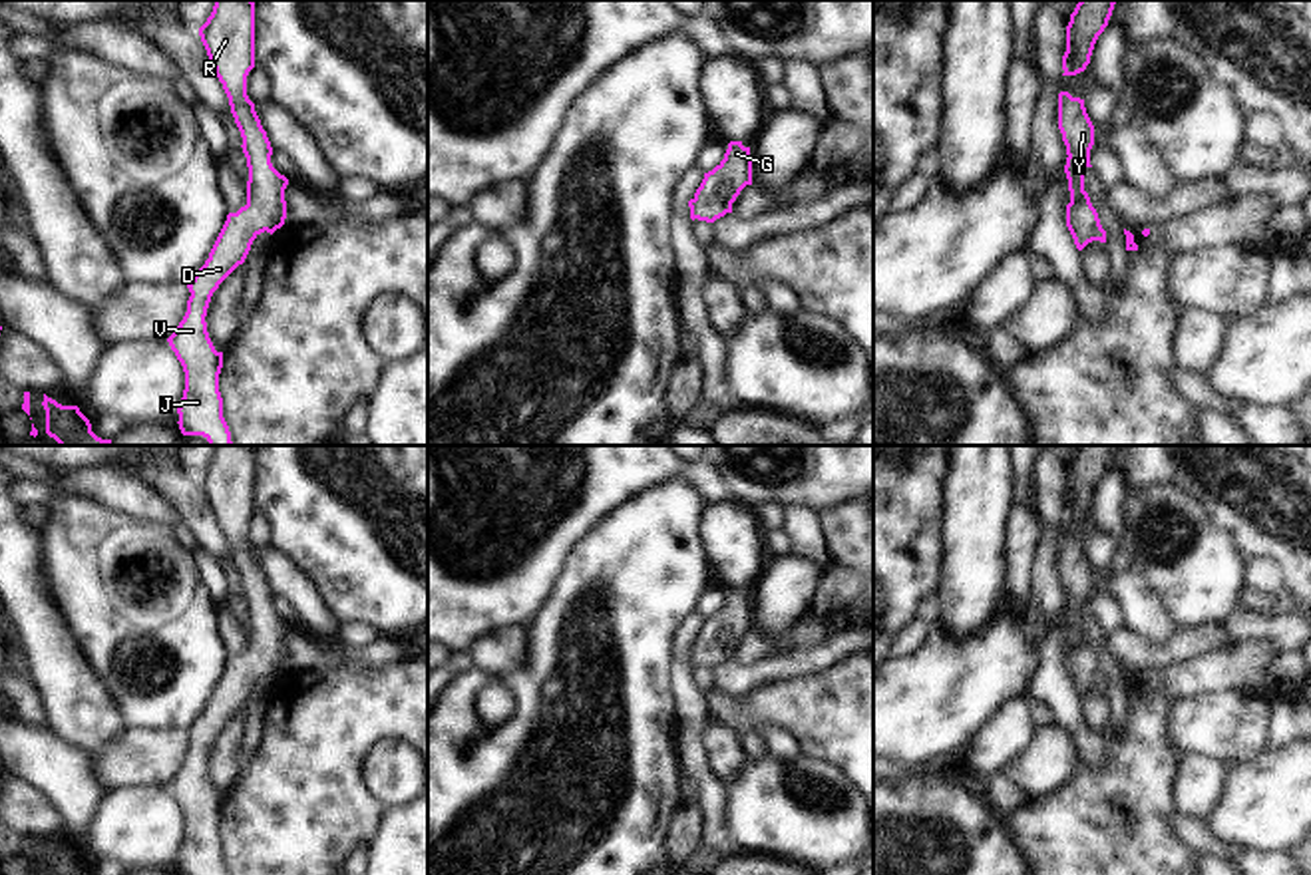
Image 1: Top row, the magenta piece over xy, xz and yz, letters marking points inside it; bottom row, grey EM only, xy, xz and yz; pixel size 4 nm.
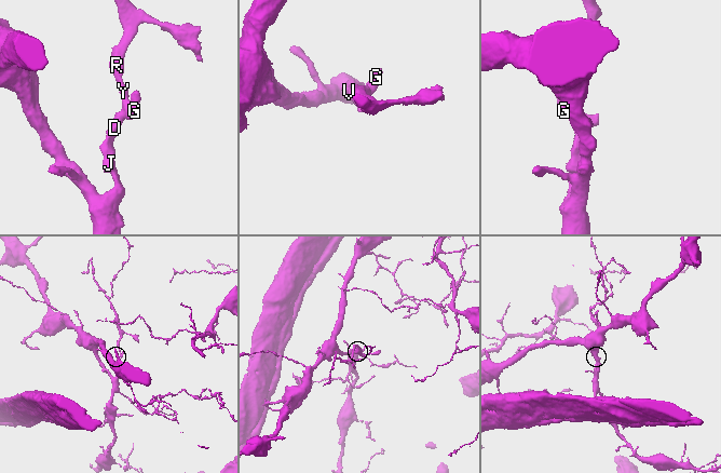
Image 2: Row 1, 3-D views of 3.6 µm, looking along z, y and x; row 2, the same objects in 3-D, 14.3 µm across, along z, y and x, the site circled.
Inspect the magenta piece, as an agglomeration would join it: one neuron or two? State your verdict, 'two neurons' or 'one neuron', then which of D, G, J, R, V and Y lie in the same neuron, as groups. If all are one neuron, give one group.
one neuron | D G J R V Y

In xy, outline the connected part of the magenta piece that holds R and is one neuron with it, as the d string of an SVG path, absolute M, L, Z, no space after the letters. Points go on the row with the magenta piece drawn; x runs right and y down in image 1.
M215 0L199 36L243 137L249 167L247 205L227 215L209 259L187 284L187 312L167 342L185 372L177 408L181 434L203 436L209 445L233 445L219 392L223 352L215 350L205 316L213 292L245 262L253 241L284 225L288 179L273 167L271 141L247 95L247 76L255 68L255 2Z

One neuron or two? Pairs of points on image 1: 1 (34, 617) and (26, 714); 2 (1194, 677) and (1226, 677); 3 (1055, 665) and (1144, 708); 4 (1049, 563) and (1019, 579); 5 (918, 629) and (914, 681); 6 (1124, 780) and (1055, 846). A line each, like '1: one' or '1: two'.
1: two
2: one
3: two
4: two
5: two
6: one

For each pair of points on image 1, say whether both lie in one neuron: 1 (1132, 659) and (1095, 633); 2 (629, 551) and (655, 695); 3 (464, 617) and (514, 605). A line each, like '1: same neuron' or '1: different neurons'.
1: different neurons
2: same neuron
3: same neuron

